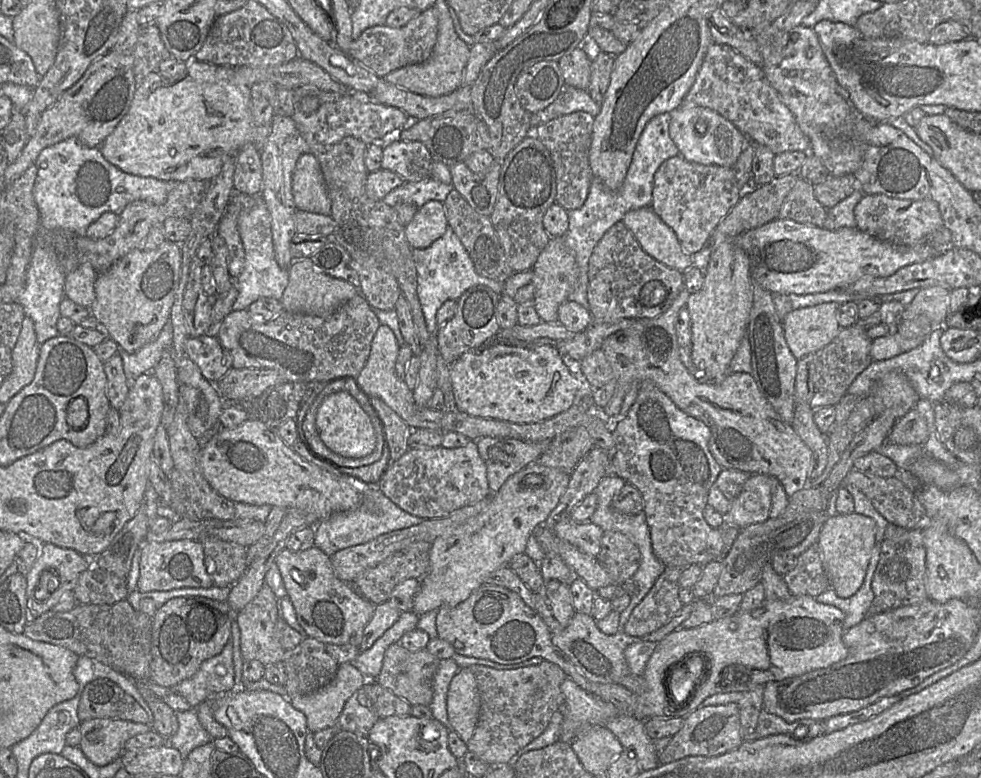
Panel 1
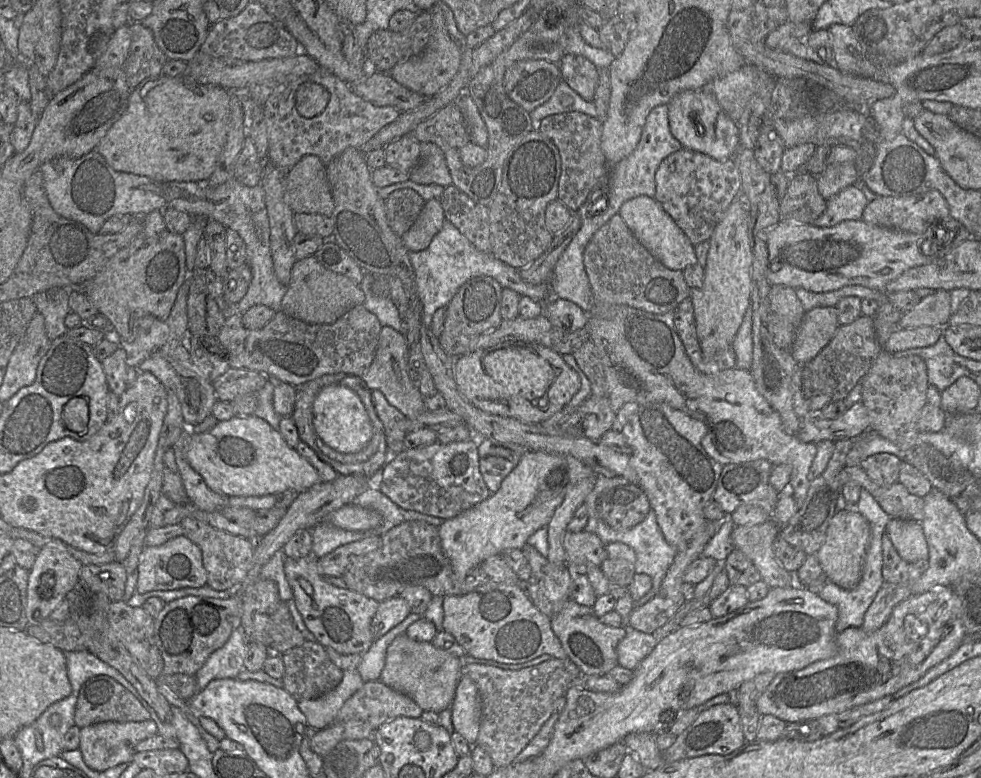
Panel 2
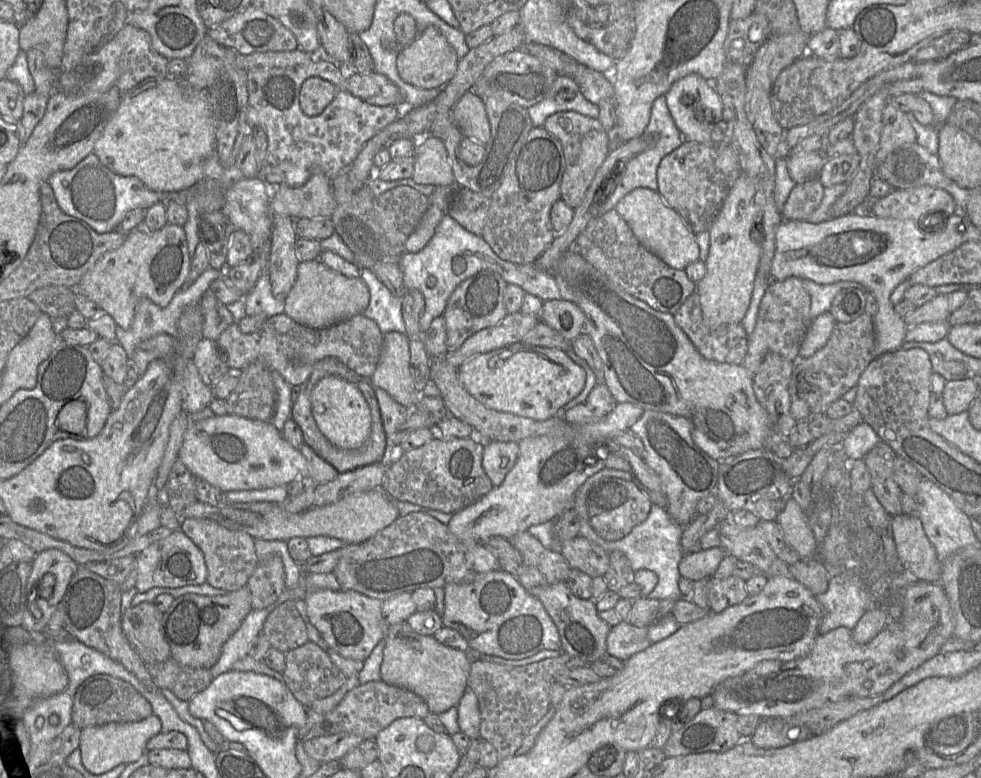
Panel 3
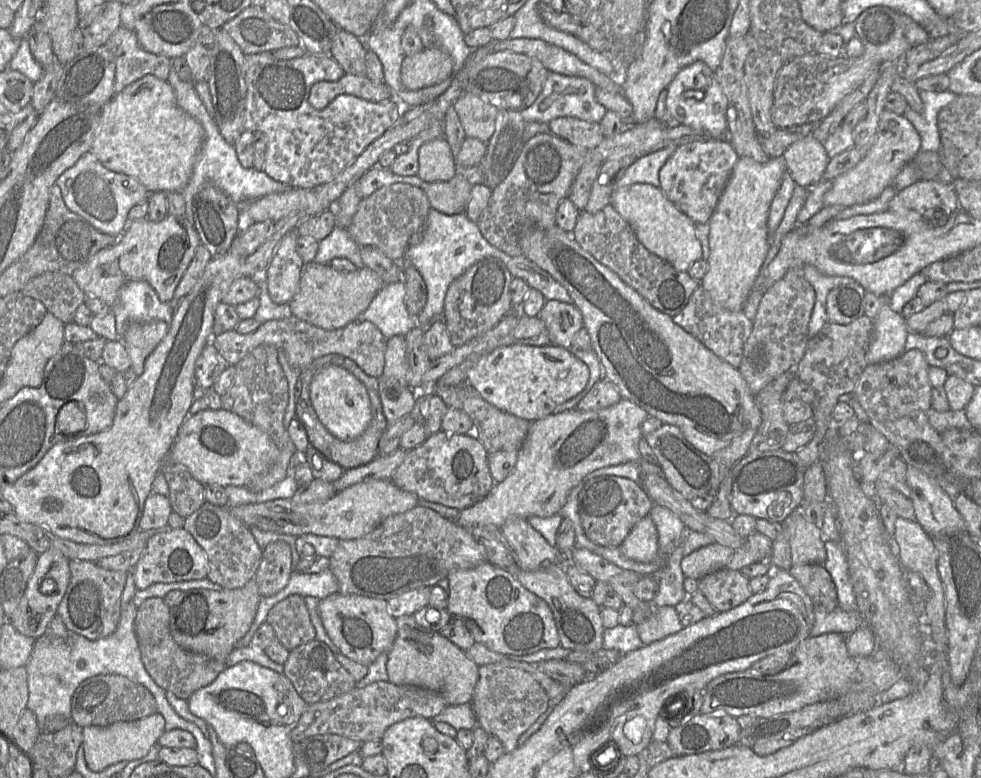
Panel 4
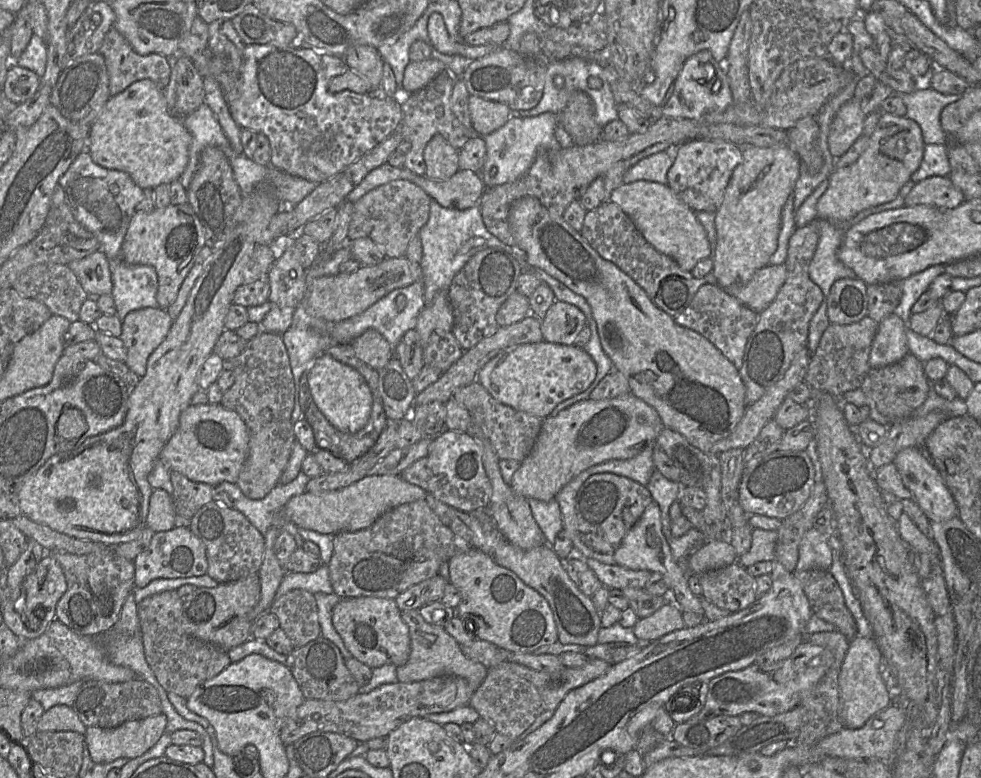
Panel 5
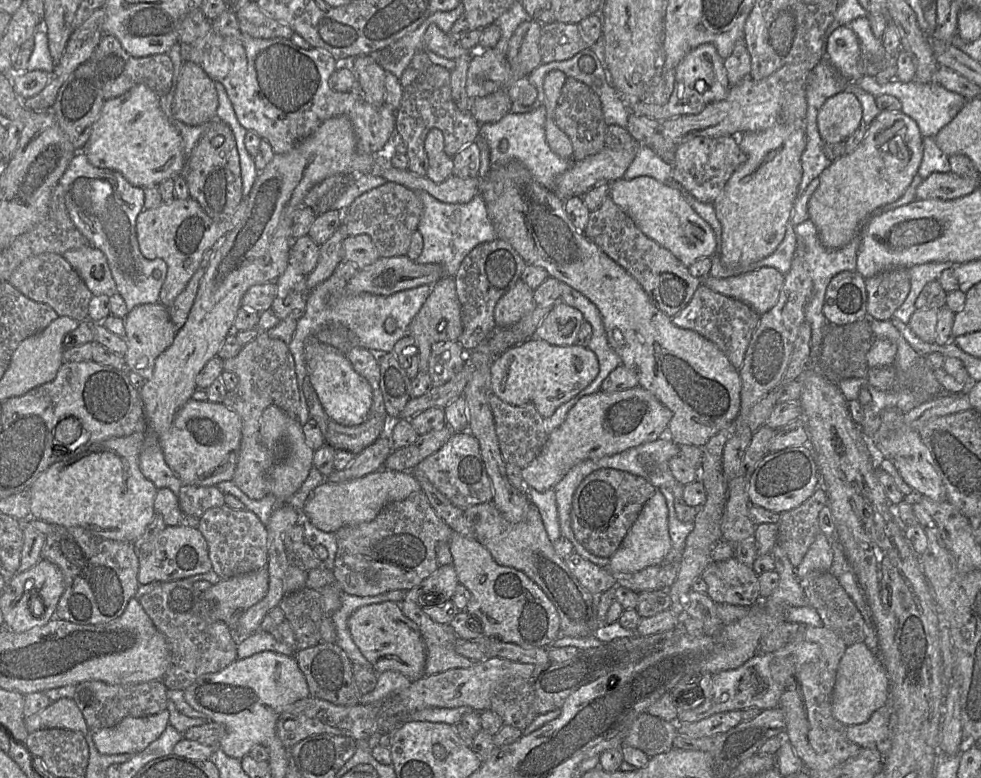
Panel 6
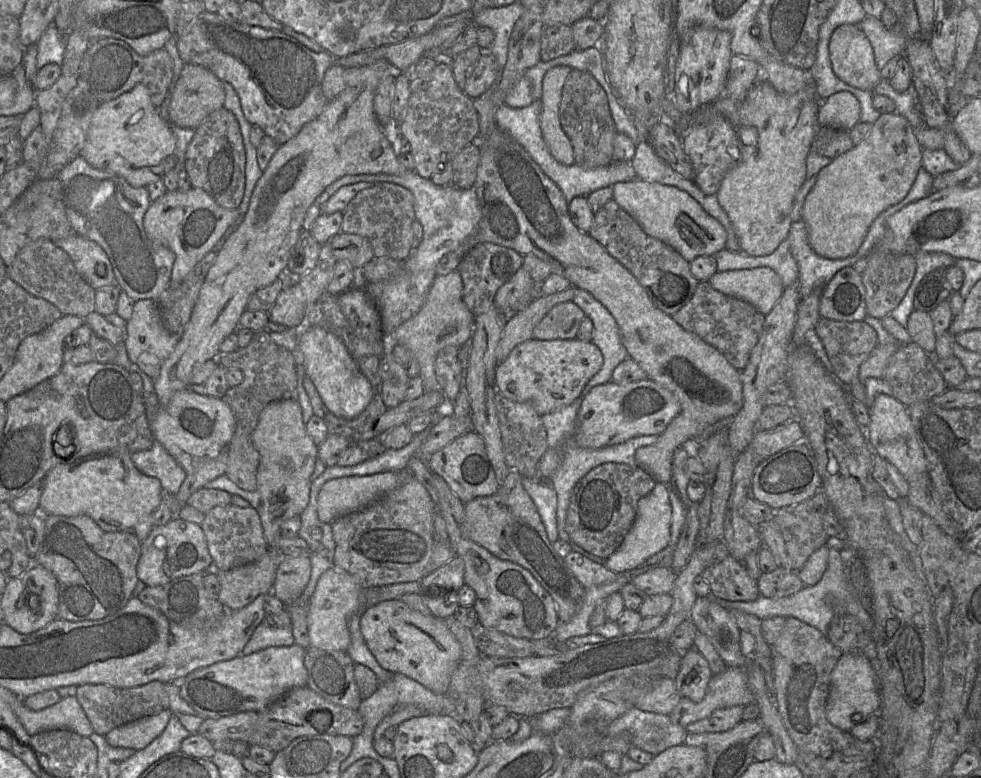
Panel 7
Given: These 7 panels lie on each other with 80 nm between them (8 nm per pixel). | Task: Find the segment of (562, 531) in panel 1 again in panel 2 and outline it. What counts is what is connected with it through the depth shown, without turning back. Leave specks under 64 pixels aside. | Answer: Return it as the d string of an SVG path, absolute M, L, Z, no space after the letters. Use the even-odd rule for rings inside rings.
M585 530L566 532L563 537L563 548L568 566L581 570L588 566L600 567L604 559L604 545L600 538Z

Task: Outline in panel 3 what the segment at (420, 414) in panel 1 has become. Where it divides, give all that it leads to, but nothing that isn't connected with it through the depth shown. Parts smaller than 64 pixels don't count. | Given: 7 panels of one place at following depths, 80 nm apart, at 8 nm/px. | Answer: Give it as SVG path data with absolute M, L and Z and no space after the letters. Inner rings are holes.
M396 331L384 334L381 355L369 382L373 387L385 390L399 404L409 409L416 407L420 393L415 389L410 373L410 344L406 334Z

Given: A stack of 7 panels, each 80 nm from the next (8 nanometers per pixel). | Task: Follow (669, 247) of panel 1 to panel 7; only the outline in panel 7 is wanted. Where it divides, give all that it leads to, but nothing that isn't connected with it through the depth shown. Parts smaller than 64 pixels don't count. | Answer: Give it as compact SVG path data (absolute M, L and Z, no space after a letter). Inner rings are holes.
M637 177L618 182L612 188L612 199L638 222L647 235L667 244L689 263L698 256L714 256L718 251L725 249L725 228L687 192Z

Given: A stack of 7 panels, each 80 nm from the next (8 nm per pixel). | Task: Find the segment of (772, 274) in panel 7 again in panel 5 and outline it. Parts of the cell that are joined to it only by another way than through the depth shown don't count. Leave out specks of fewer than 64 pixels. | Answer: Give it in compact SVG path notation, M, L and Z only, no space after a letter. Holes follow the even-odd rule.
M785 264L766 265L745 284L732 285L724 290L759 314L773 302L785 279Z

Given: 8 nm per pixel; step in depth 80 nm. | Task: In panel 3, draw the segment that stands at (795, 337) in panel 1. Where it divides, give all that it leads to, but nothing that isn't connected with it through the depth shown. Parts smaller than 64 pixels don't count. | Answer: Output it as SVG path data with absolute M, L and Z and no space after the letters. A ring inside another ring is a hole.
M830 311L824 312L811 320L801 342L798 358L809 358L823 348L830 338L835 324L836 320Z

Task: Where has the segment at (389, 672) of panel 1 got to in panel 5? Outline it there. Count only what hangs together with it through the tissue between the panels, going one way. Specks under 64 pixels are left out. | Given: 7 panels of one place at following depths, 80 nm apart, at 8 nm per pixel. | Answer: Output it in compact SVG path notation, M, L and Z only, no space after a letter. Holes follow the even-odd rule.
M416 609L404 611L401 615L409 627L411 651L407 662L397 667L398 682L416 682L451 675L465 679L473 690L480 687L487 675L487 668L466 657L445 628L429 624Z

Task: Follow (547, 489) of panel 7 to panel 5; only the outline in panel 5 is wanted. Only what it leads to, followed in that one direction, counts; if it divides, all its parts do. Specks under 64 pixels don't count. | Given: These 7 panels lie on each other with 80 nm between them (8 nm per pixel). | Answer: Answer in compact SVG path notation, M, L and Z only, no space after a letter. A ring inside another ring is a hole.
M556 498L550 501L528 499L531 513L545 536L547 544L552 546L557 534L563 529L562 514Z

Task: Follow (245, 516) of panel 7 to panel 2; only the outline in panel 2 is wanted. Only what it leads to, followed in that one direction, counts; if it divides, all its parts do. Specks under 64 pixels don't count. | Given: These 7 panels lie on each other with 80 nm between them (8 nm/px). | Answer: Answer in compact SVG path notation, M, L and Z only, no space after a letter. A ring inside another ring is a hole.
M184 518L180 525L184 535L202 551L203 566L208 576L207 585L217 591L237 589L252 567L256 540L229 534L194 518Z

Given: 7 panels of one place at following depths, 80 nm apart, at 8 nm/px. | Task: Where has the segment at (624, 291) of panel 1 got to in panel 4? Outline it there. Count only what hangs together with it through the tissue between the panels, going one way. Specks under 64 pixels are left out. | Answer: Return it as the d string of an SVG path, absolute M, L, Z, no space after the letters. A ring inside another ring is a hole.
M611 204L594 214L581 211L571 235L584 250L615 272L654 308L672 318L683 310L700 286L700 281L693 279L687 272L678 271L669 262L650 252Z

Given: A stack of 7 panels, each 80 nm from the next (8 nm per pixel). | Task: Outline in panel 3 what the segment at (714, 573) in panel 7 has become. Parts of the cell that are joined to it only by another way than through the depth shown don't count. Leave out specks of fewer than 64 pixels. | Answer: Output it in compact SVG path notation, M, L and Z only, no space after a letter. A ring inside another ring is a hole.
M713 575L708 578L707 600L709 610L714 614L741 604L748 596L746 582L738 576L720 579Z

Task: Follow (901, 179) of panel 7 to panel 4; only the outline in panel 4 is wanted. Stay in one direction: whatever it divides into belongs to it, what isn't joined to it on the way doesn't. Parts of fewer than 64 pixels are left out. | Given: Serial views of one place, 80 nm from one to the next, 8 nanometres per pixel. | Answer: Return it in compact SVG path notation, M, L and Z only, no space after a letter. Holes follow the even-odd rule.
M885 109L880 116L873 145L855 167L831 181L832 187L823 197L824 206L851 207L876 199L919 151L921 138L915 127L903 115Z

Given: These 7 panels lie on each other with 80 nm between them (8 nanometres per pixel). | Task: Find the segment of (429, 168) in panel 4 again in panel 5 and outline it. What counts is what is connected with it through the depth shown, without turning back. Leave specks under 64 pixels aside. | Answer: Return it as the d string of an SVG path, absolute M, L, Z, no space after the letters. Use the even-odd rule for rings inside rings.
M440 134L434 135L423 151L425 174L431 180L446 180L459 171L458 151Z

